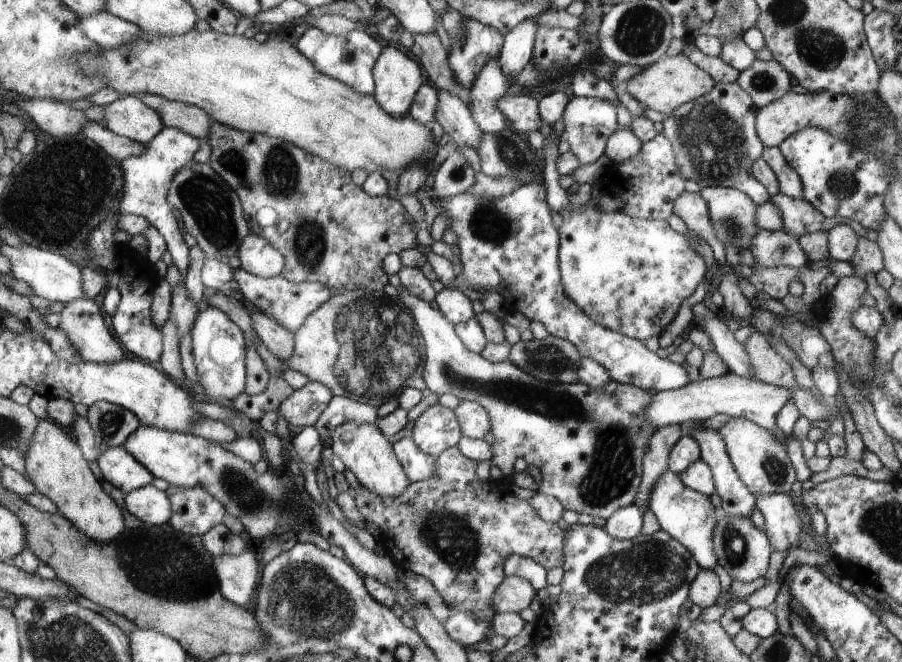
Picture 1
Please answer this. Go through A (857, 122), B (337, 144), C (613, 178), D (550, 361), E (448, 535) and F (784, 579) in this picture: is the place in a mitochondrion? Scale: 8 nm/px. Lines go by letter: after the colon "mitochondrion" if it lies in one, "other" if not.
A: mitochondrion
B: other
C: other
D: mitochondrion
E: mitochondrion
F: other

